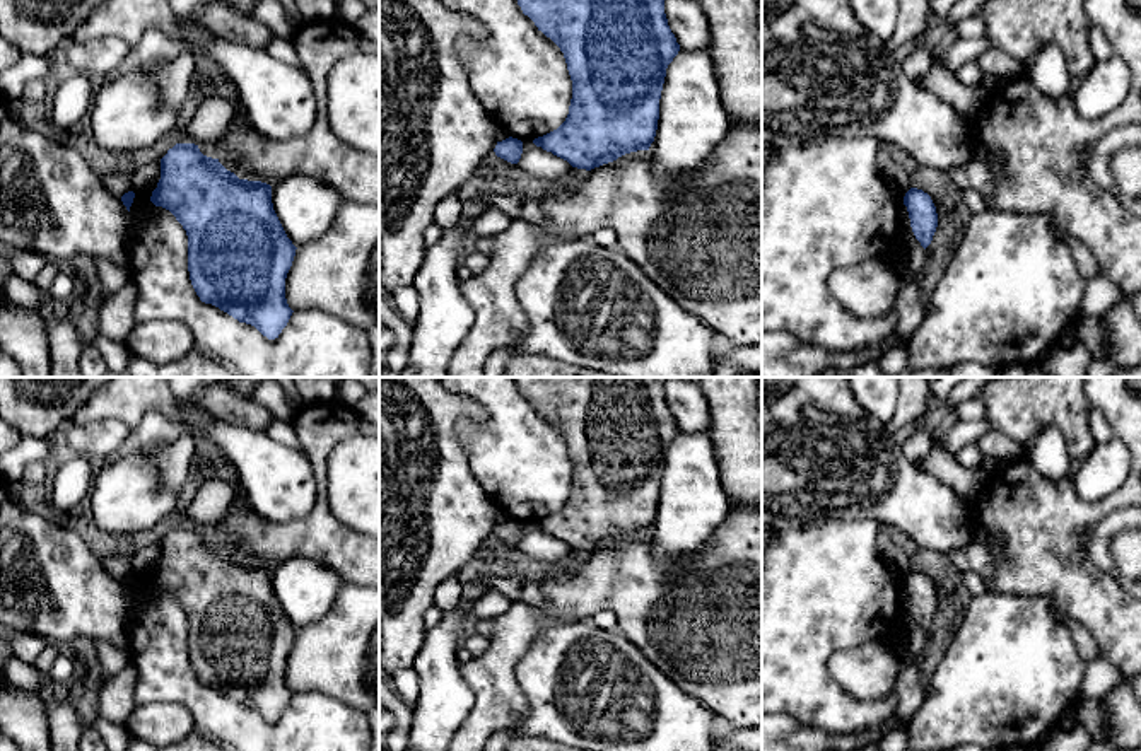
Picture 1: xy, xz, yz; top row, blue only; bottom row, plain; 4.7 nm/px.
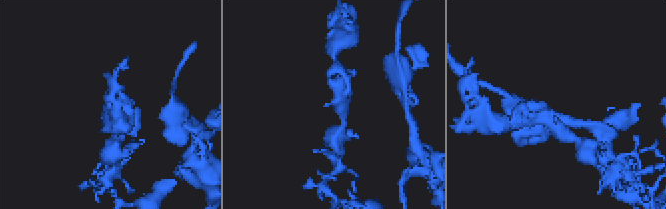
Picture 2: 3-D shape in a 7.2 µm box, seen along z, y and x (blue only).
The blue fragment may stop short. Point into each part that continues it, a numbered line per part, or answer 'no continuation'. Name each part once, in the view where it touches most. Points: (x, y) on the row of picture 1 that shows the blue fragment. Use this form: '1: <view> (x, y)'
no continuation

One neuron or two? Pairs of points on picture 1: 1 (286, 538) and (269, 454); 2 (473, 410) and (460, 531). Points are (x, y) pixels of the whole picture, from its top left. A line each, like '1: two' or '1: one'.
1: two
2: one

